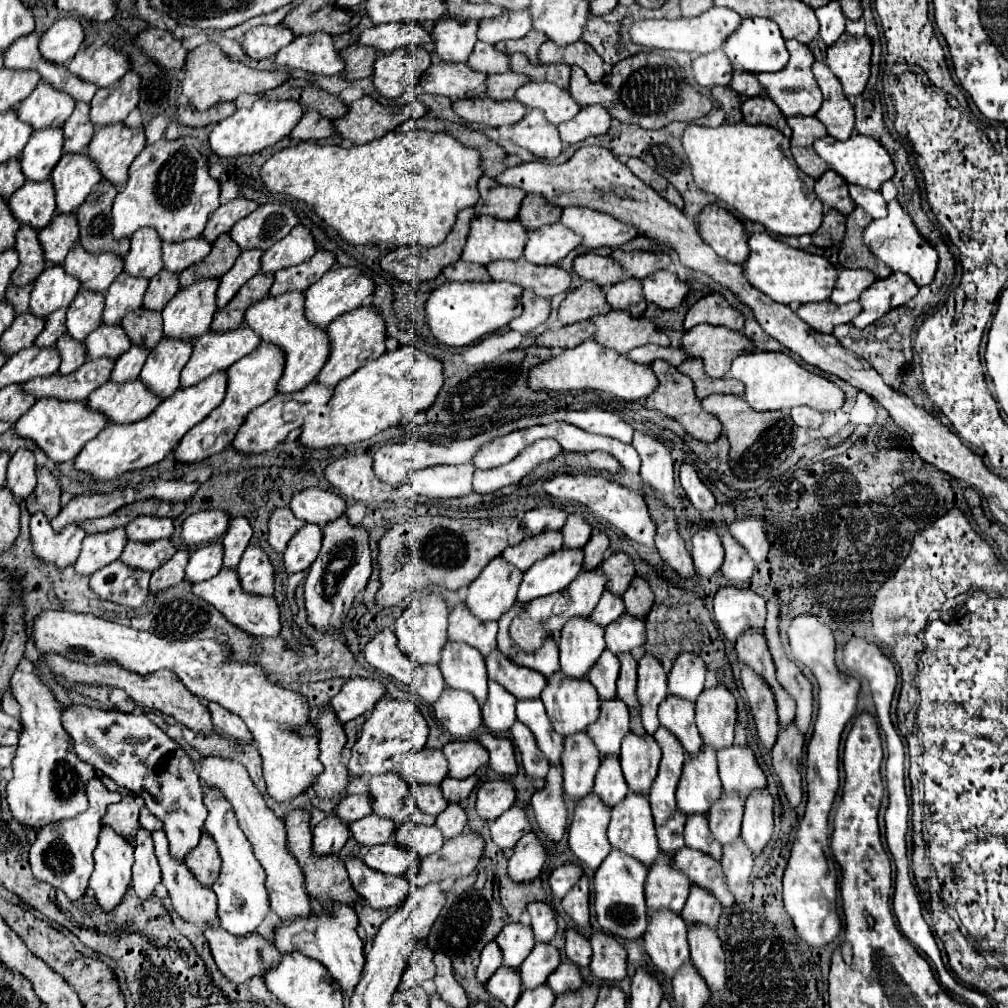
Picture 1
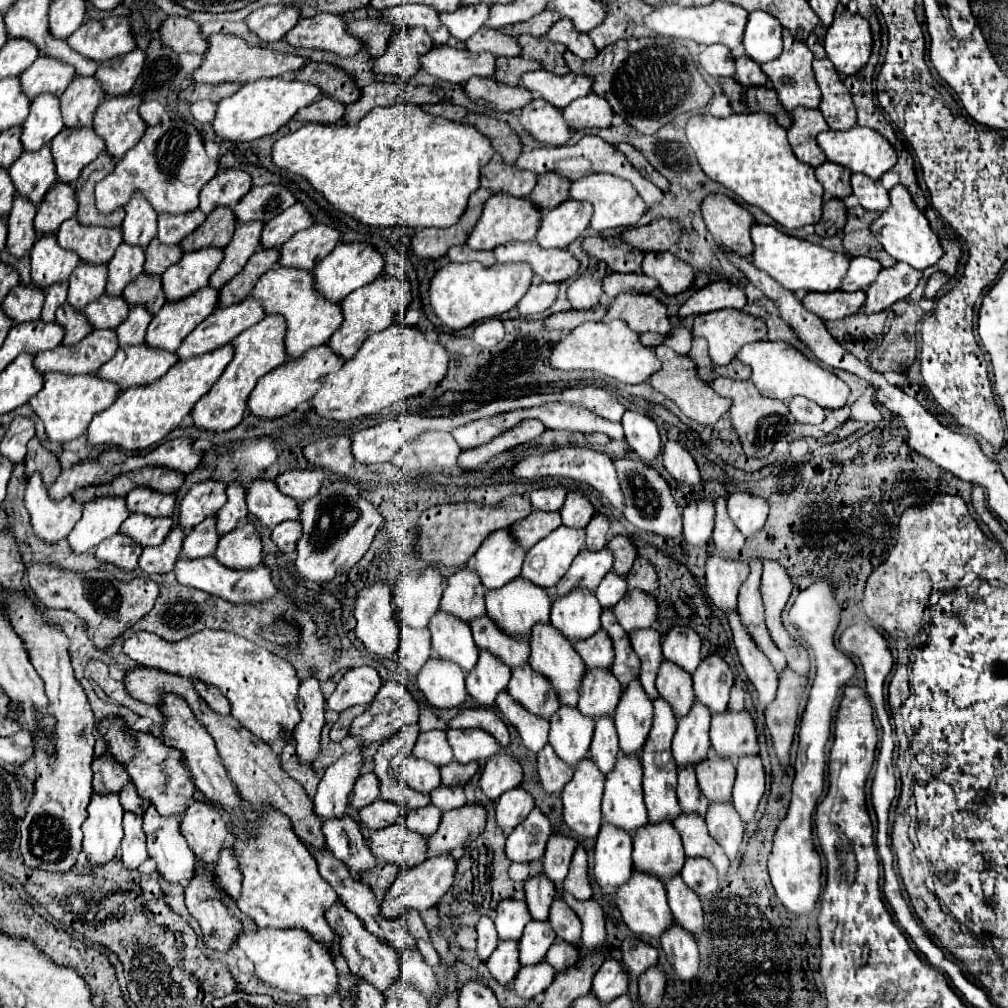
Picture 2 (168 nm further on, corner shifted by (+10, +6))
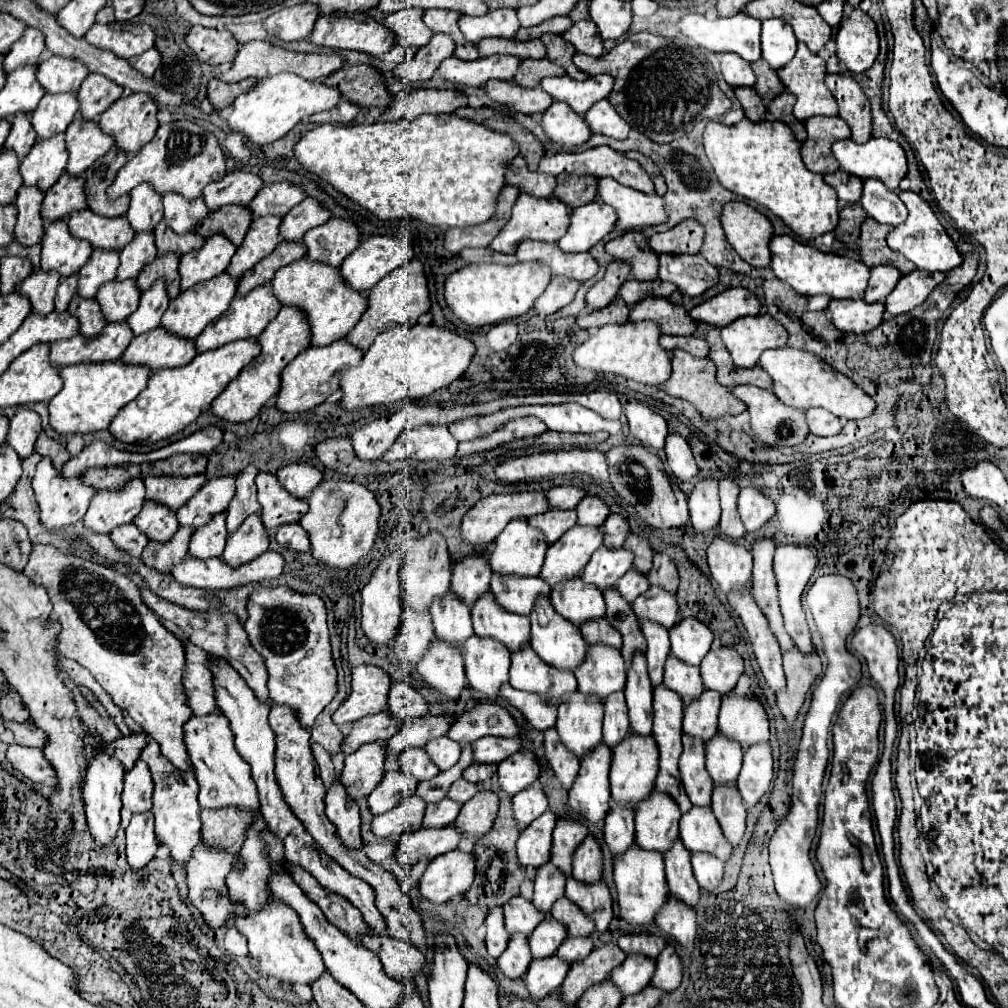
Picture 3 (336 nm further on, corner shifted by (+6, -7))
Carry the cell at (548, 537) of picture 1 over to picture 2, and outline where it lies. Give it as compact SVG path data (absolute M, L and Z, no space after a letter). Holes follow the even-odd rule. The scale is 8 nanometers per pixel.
M531 512L527 518L513 524L509 534L527 552L533 544L549 536L559 526L561 526L559 512Z

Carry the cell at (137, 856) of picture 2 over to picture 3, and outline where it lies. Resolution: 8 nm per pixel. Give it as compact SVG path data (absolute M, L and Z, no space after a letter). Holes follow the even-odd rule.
M151 809L145 811L145 815L133 813L131 823L127 825L127 861L129 861L129 865L133 869L145 867L153 859L157 847L159 847L159 843L157 843L157 835L155 835L155 819L153 819Z

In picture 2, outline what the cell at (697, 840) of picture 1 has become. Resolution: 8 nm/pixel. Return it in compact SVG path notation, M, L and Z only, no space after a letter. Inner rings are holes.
M689 768L681 770L679 786L677 786L677 798L679 798L679 806L681 806L683 814L697 814L697 816L705 818L709 804L697 788L695 770L689 770Z

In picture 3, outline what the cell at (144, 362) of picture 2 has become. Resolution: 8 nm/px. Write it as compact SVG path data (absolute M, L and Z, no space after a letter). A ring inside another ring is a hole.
M157 327L155 331L133 337L121 359L125 363L141 363L151 367L151 371L157 371L163 367L183 367L195 355L197 349L193 339L177 339L163 327Z

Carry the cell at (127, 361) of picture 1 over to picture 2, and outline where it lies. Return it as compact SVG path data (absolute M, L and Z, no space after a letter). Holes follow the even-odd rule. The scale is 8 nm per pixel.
M135 306L129 312L127 320L117 328L119 346L141 346L149 322L151 322L151 316L147 314L147 310L143 306Z

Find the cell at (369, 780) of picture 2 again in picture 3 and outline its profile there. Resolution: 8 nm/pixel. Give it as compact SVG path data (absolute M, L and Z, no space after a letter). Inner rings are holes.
M401 769L387 771L383 781L367 797L371 813L381 815L385 811L391 811L405 797L413 795L415 789L417 789L417 779L413 779L413 775L405 775Z

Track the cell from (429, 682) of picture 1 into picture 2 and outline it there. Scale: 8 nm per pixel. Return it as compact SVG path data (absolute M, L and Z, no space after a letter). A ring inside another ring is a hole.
M403 628L401 630L401 644L399 644L399 662L401 666L411 674L417 676L421 672L421 666L431 656L431 640L429 630L413 630Z

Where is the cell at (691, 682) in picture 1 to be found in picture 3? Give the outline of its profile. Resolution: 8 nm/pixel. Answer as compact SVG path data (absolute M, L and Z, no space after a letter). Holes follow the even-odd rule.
M681 619L669 629L669 637L671 655L689 665L699 665L713 641L713 633L699 619Z

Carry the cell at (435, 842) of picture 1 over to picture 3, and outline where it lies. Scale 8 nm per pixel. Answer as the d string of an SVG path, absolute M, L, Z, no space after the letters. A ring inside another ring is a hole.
M445 797L441 799L441 803L429 803L427 805L427 811L425 811L425 819L423 819L423 827L447 827L451 825L459 811L461 811L461 803L453 803L453 799Z

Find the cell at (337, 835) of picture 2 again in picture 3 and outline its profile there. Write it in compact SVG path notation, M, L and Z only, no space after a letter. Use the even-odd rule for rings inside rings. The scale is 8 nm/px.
M339 777L333 779L331 787L327 789L325 797L325 813L337 827L337 835L343 845L351 849L361 849L361 835L359 835L359 805L355 799L345 795L345 787L341 787Z

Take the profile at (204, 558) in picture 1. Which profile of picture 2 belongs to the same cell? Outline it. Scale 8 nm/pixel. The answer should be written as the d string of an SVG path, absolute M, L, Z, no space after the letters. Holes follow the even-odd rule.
M215 516L205 518L197 528L193 528L183 542L181 558L205 558L213 556L213 550L217 548L219 536L215 530Z

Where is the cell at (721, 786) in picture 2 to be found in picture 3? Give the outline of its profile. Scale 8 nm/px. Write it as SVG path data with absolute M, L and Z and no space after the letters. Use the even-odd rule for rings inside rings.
M717 733L709 743L705 743L707 753L707 771L713 777L715 785L733 785L741 771L743 751L731 739Z

